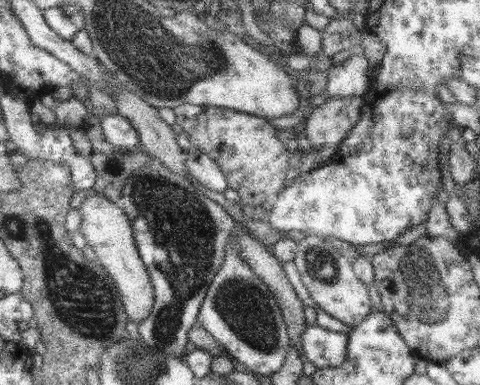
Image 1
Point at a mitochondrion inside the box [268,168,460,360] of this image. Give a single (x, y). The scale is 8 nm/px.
(420, 288)

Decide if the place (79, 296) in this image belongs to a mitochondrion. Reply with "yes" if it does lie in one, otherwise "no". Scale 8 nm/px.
yes

